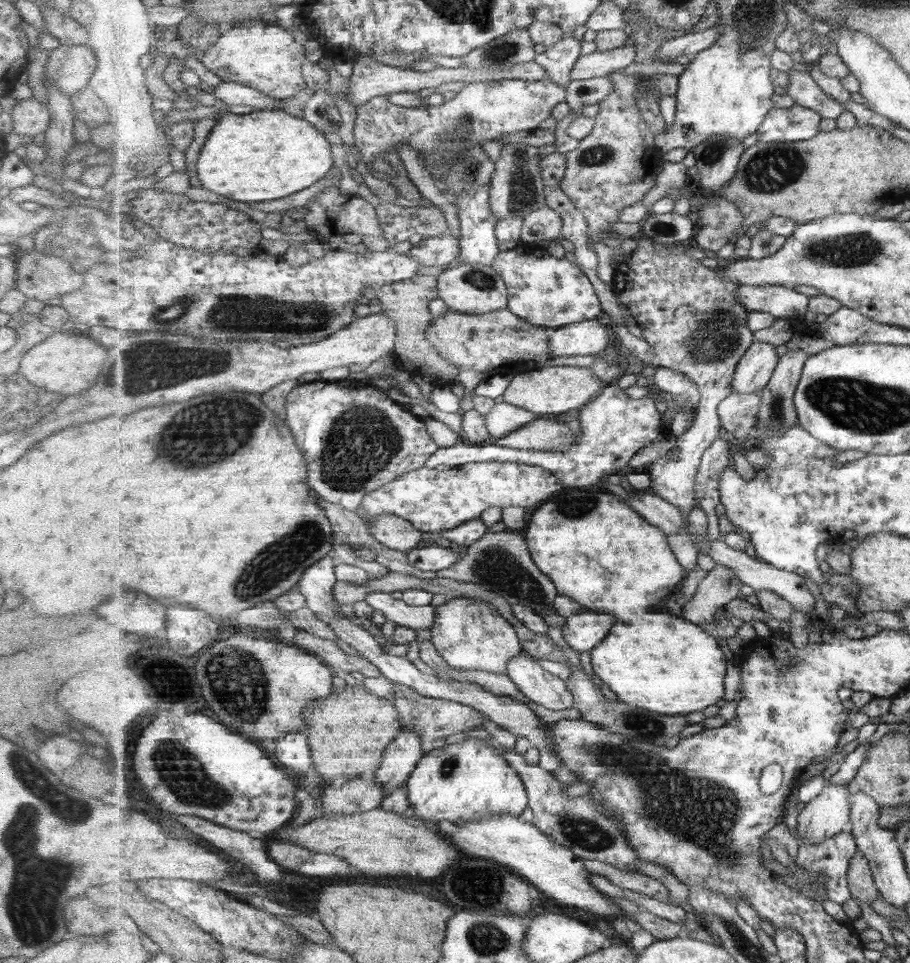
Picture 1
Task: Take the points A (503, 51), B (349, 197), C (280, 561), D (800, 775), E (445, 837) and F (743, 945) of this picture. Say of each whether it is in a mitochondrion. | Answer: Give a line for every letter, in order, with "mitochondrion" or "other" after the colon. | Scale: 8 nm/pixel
A: mitochondrion
B: other
C: mitochondrion
D: other
E: other
F: mitochondrion

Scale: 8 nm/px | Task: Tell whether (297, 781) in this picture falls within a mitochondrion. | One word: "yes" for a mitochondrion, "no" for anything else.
no

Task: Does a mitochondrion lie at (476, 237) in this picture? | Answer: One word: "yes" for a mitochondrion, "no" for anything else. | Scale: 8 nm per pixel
no

